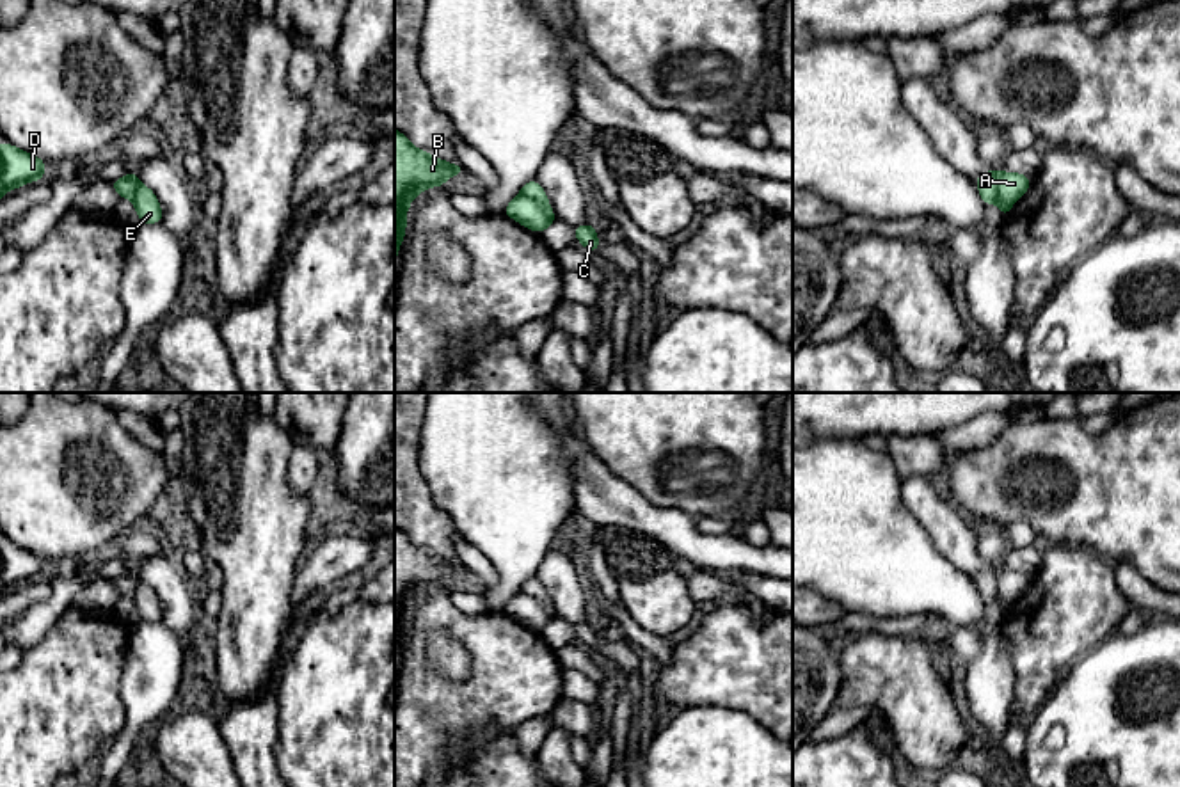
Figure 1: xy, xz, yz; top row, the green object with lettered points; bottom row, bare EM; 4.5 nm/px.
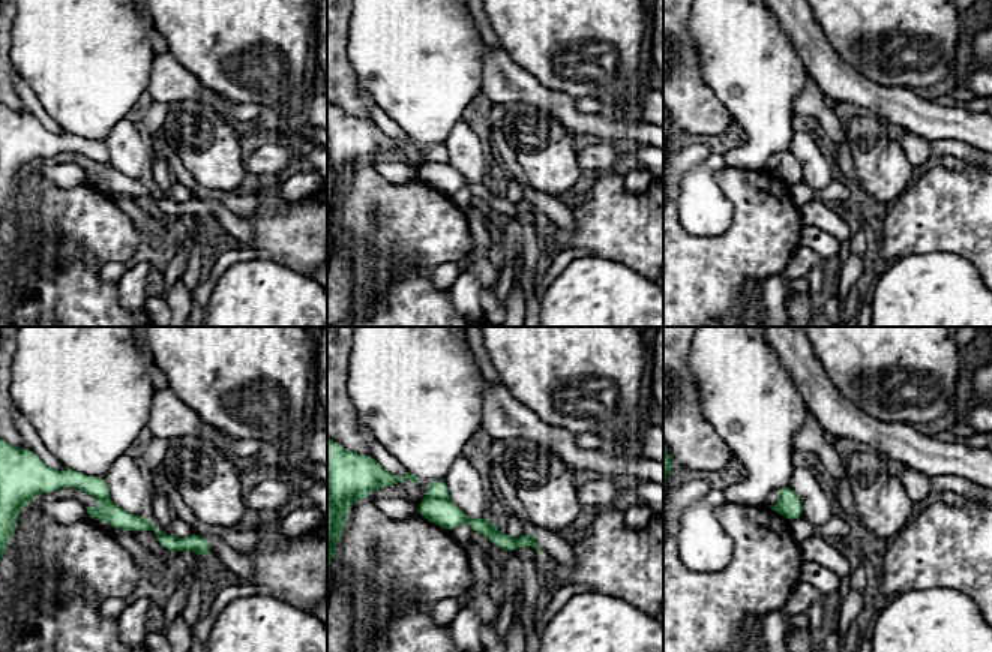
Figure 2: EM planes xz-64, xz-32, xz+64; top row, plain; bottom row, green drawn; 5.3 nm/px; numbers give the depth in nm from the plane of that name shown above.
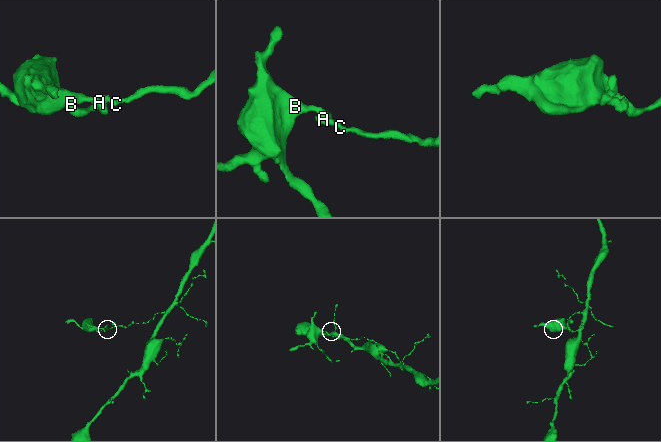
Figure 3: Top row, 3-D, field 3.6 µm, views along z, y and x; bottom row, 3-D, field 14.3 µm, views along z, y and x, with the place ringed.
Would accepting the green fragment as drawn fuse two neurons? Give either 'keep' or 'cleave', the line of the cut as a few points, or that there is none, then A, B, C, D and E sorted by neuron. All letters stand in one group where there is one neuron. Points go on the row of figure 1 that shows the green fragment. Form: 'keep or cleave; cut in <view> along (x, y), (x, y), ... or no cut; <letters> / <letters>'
cleave; cut in yz along (997, 171), (997, 196), (1012, 205); A C / B D E

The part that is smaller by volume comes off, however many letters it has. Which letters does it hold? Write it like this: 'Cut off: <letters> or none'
Cut off: B, D, E

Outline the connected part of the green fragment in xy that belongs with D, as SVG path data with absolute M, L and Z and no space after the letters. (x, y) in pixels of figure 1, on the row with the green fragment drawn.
M0 144L0 199L7 190L44 179L46 162L14 144Z

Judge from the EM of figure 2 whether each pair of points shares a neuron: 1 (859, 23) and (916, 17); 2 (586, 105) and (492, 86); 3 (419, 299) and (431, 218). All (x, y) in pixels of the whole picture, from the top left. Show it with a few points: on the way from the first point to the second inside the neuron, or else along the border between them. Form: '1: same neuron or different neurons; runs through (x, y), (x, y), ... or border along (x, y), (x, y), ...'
1: same neuron; runs through (872, 17), (902, 17)
2: different neurons; border along (575, 104), (580, 113), (599, 113)
3: different neurons; border along (402, 270), (417, 267), (428, 272)

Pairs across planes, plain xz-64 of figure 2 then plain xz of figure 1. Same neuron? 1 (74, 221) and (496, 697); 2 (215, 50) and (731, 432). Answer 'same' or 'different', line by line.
1: same
2: same

